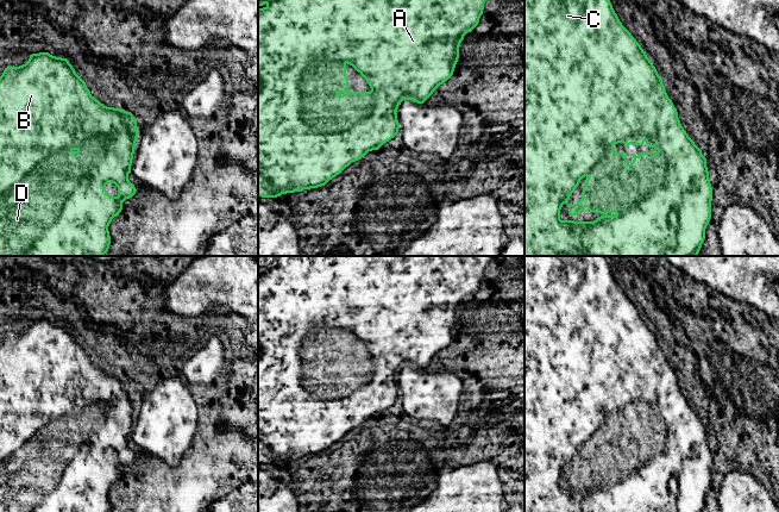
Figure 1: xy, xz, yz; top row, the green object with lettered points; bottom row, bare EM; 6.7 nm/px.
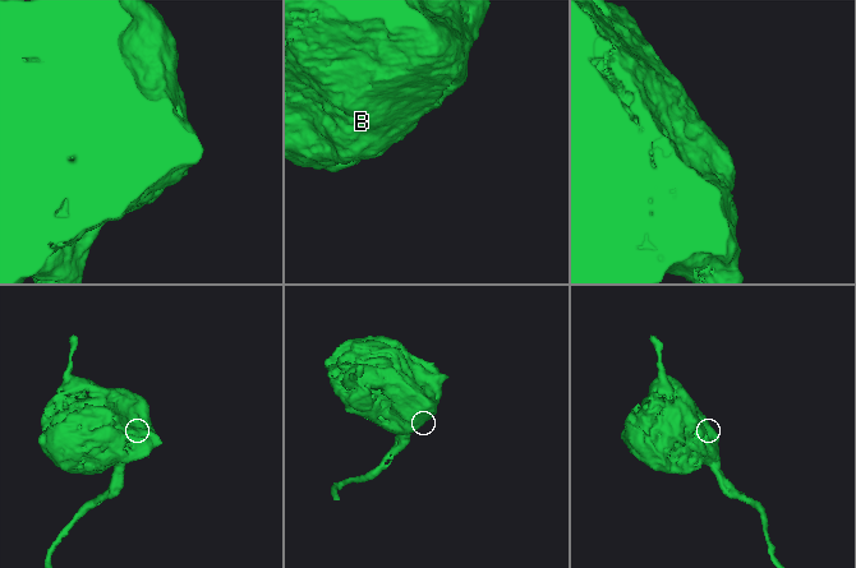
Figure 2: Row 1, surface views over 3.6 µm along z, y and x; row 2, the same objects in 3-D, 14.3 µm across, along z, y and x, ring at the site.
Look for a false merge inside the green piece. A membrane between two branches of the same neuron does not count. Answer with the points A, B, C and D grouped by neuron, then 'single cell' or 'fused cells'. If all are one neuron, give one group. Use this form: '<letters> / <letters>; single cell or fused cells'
A B C / D; fused cells

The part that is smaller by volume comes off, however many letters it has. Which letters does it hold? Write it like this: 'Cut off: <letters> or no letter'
Cut off: D

